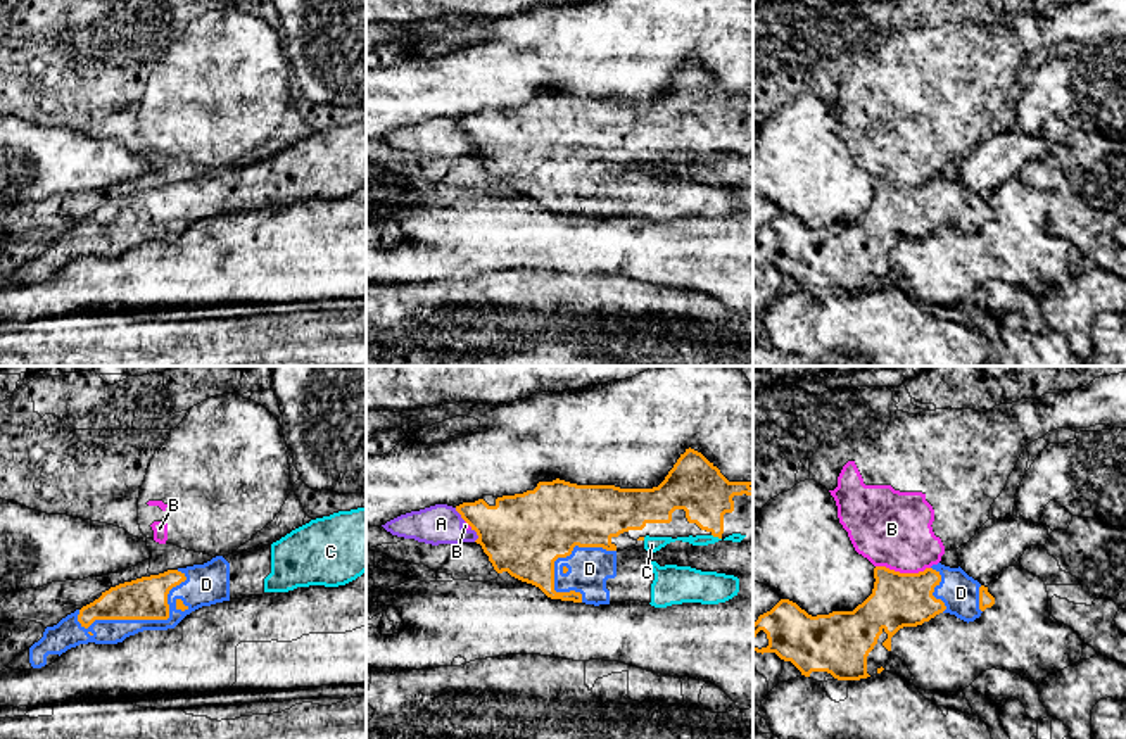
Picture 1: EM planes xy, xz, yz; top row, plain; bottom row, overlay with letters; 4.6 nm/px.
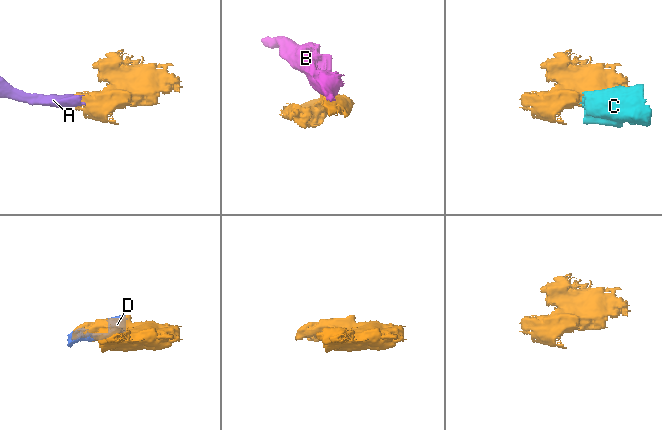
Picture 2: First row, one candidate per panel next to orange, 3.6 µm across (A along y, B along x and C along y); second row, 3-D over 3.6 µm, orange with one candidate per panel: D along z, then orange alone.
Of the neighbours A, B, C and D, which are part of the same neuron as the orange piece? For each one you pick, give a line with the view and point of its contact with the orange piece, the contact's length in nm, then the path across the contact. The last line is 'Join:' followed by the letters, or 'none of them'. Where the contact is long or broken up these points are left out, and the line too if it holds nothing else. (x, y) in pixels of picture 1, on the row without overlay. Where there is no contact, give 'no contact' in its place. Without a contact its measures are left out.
C: xz (717, 149) | 50 nm
D: xy (145, 232) | 550 nm
Join: C, D

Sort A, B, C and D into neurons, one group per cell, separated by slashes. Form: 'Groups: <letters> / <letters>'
Groups: A B / C D

